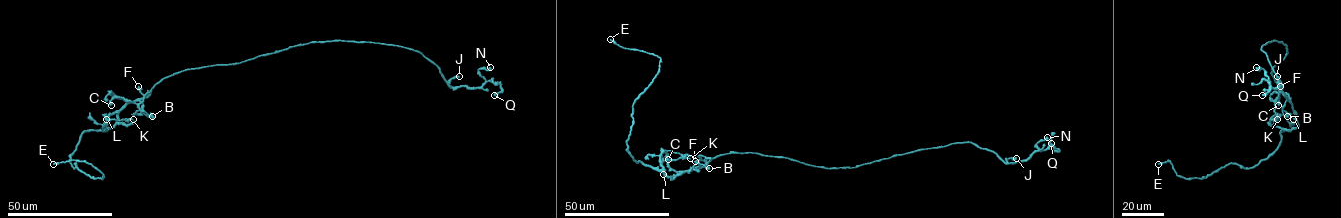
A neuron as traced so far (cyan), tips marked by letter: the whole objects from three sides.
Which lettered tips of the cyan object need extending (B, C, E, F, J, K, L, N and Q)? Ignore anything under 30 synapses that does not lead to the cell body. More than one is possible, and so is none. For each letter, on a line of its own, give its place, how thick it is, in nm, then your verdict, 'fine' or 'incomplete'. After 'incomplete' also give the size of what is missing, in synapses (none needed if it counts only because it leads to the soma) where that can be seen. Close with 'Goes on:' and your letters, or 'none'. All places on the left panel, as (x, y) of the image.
B: (152, 116) | 600 nm | fine
C: (111, 105) | 600 nm | fine
E: (53, 164) | 240 nm | fine
F: (138, 86) | 420 nm | fine
J: (459, 76) | 480 nm | fine
K: (133, 119) | 150 nm | fine
L: (106, 119) | 440 nm | fine
N: (490, 67) | 750 nm | fine
Q: (494, 95) | 400 nm | fine
Goes on: none

